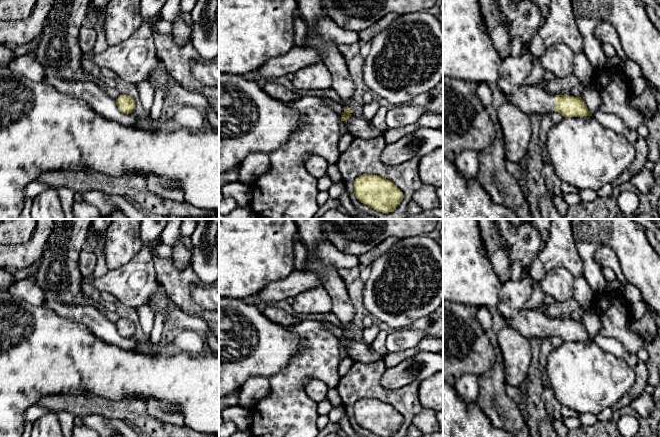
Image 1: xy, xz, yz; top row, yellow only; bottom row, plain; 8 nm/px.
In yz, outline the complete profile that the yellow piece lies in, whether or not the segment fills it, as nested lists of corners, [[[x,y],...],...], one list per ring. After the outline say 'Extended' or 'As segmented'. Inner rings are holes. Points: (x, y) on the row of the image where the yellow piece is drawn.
[[[550,0],[548,15],[534,31],[528,49],[518,57],[507,57],[500,65],[497,78],[498,87],[507,95],[508,102],[528,115],[543,116],[556,111],[561,113],[563,117],[592,116],[581,97],[550,94],[538,85],[530,85],[526,81],[531,72],[533,61],[537,61],[550,46],[556,43],[565,44],[574,54],[584,51],[583,37],[573,15],[572,0]]]. Extended

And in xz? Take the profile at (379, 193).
[[[371,174],[355,179],[354,194],[361,203],[383,213],[392,212],[403,199],[403,192],[391,180]]]. As segmented

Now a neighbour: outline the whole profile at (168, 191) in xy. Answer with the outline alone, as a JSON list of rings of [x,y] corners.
[[[154,174],[147,175],[146,179],[148,190],[151,193],[177,202],[184,200],[184,193],[177,185],[172,185],[171,183],[163,184],[160,178]]]

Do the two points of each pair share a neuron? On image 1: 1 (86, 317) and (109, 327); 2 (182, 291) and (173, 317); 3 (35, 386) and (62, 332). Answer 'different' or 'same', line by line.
1: same
2: different
3: same

